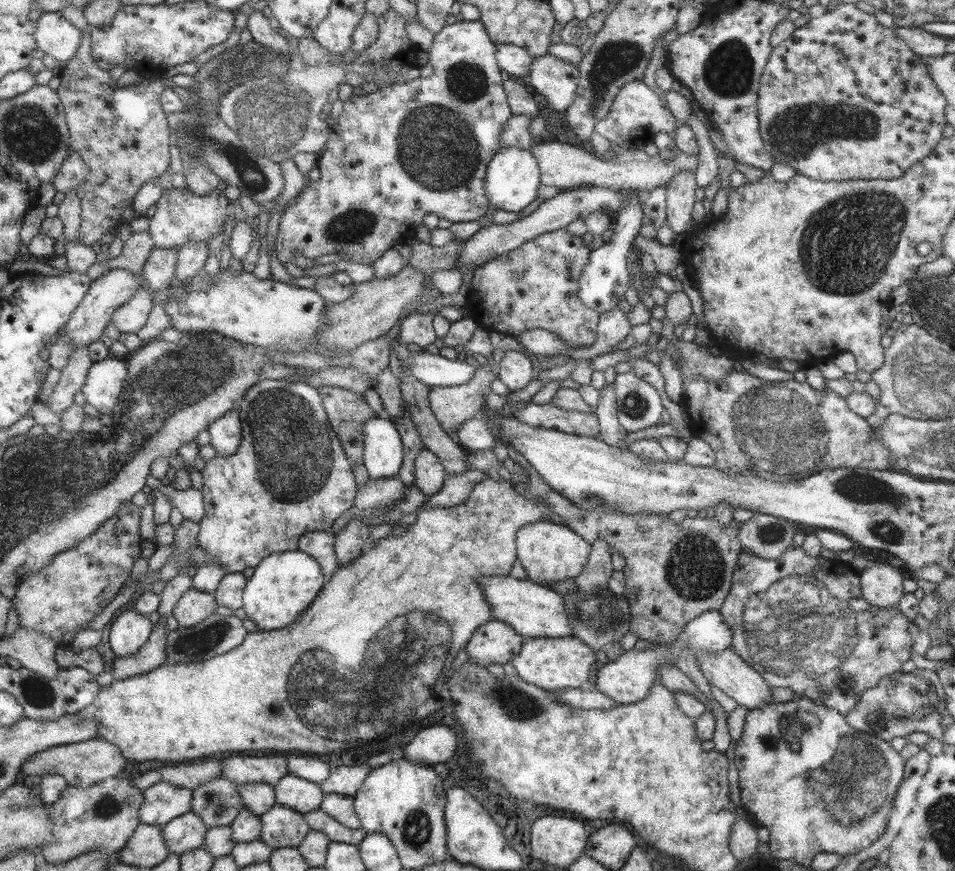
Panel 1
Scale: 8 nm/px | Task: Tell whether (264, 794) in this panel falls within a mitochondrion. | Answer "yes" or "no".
no

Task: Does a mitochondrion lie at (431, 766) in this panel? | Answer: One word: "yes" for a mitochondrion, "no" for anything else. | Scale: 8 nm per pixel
no

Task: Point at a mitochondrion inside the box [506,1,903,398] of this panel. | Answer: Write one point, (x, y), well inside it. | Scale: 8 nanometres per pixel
(796, 131)

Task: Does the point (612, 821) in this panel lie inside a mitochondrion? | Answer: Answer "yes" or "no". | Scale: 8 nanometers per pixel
no

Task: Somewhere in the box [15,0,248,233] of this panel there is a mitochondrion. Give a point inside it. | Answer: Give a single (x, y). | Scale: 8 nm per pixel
(216, 133)

